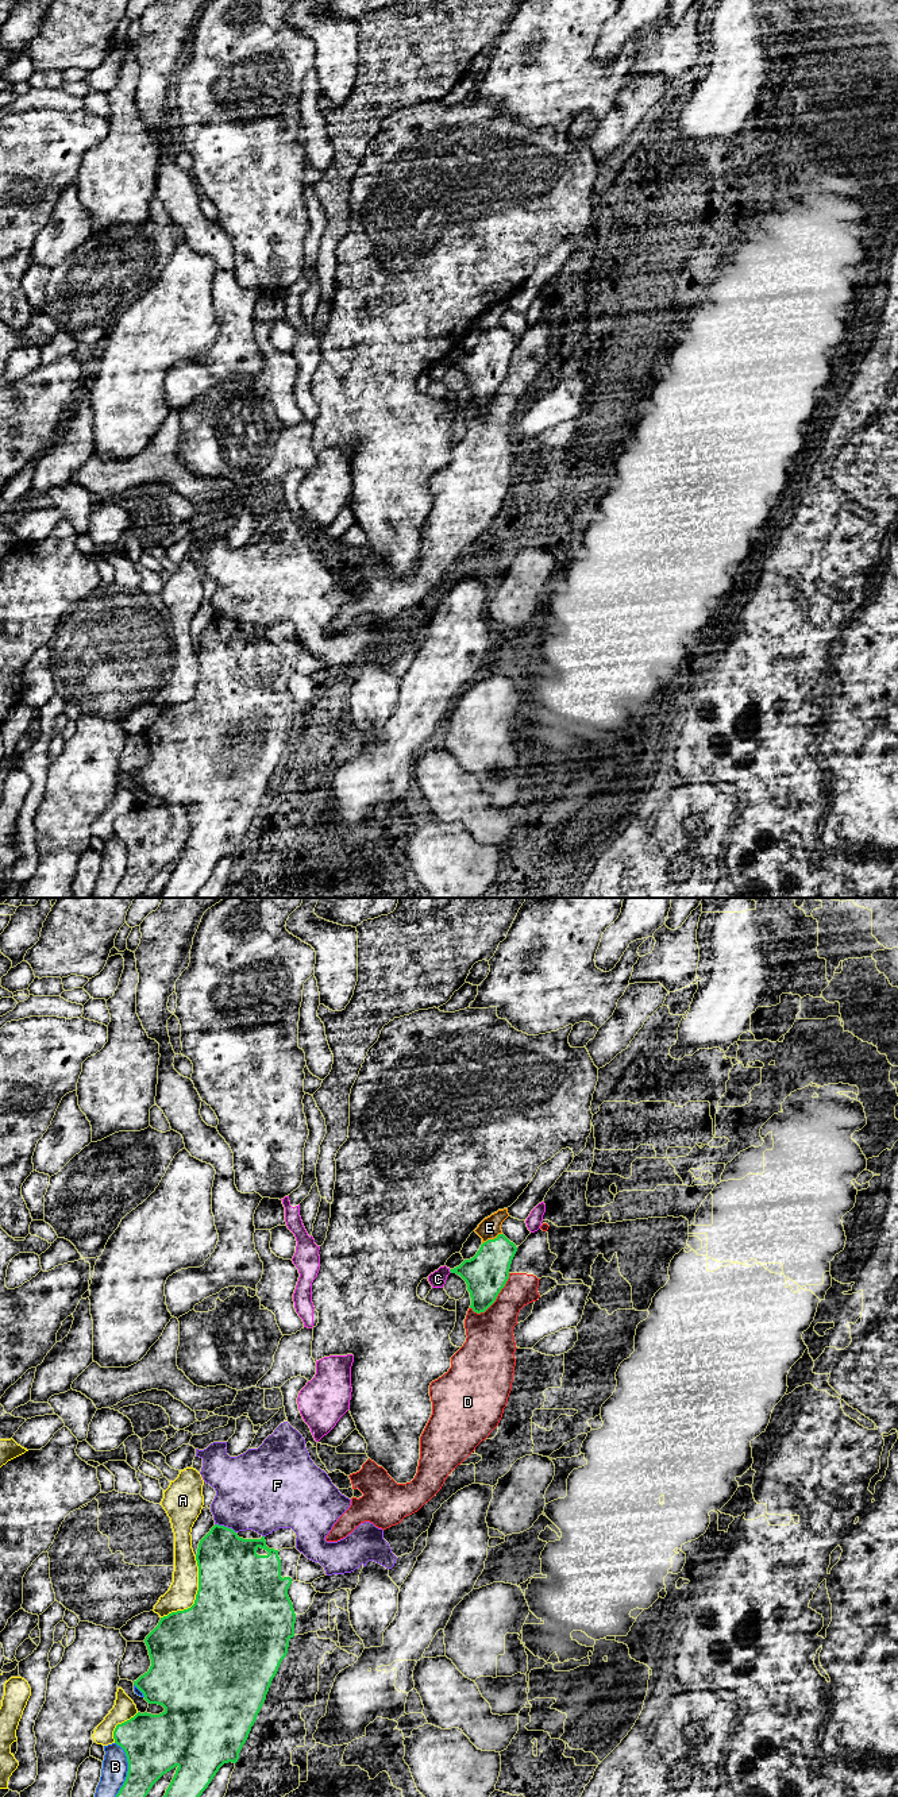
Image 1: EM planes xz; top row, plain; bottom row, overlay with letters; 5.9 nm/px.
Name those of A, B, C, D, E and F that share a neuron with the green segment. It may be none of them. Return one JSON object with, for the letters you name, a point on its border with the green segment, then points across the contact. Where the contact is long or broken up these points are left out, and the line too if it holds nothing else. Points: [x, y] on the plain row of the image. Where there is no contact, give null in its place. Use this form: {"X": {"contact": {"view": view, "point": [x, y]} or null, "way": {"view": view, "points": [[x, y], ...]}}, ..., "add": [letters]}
{"E": {"contact": {"view": "xz", "point": [492, 332]}, "way": {"view": "xz", "points": [[486, 366], [492, 355], [492, 332], [489, 320]]}}, "add": ["E"]}

